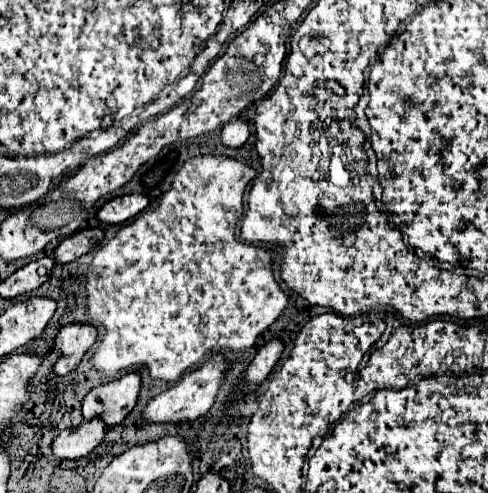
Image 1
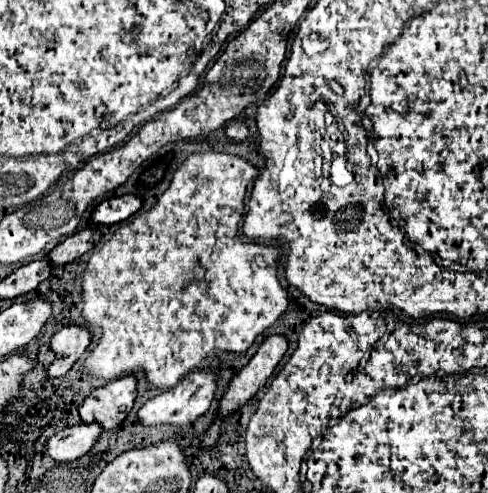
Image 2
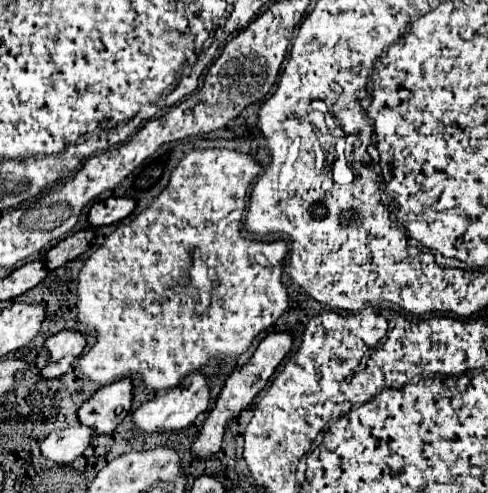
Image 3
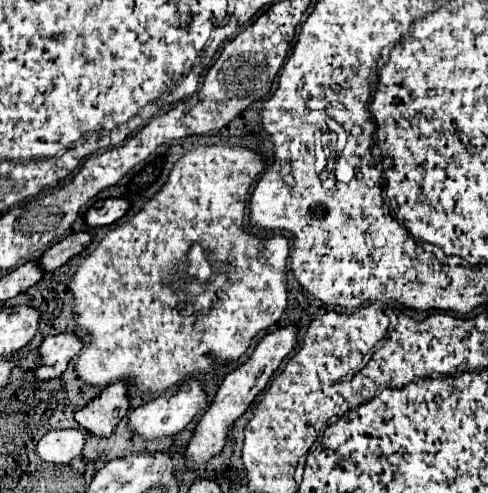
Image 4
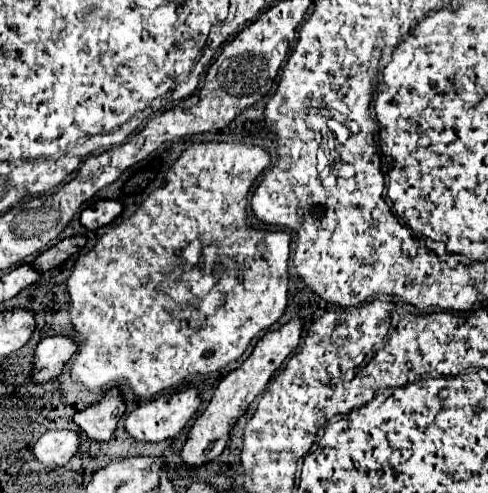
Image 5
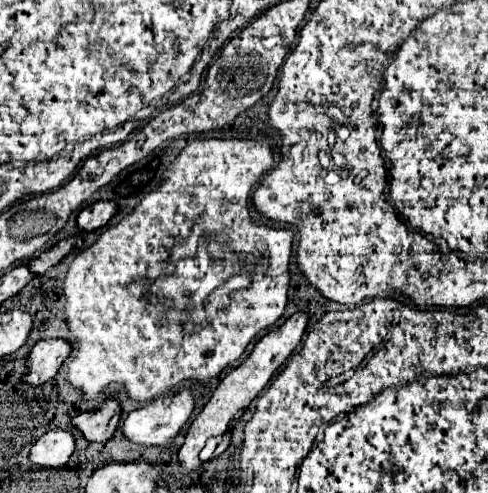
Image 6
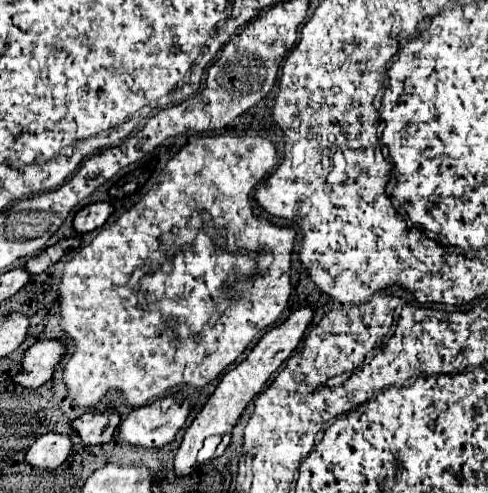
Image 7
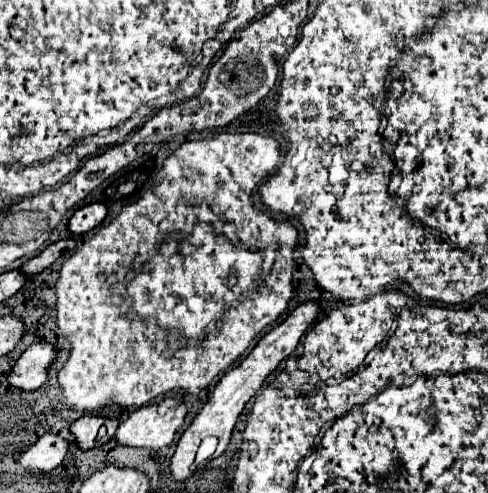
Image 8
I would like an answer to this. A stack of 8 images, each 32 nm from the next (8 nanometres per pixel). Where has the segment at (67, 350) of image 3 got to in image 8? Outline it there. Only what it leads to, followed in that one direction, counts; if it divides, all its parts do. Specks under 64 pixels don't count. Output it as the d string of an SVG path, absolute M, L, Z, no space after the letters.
M50 342L32 344L8 374L8 382L20 390L38 390L48 380L48 368L56 360L58 348Z

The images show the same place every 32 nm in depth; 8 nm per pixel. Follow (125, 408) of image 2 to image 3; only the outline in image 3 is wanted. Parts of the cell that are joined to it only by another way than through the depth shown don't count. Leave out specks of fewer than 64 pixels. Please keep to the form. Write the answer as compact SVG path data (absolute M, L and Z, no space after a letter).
M116 380L102 386L78 410L82 424L92 426L98 434L110 434L132 408L132 380Z

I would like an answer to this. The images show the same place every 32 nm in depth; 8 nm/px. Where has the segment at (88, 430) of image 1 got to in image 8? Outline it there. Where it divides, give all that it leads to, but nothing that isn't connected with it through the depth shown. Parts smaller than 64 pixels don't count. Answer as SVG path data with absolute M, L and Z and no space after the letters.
M44 434L22 456L20 464L34 472L50 472L62 464L68 454L68 442L56 434Z

